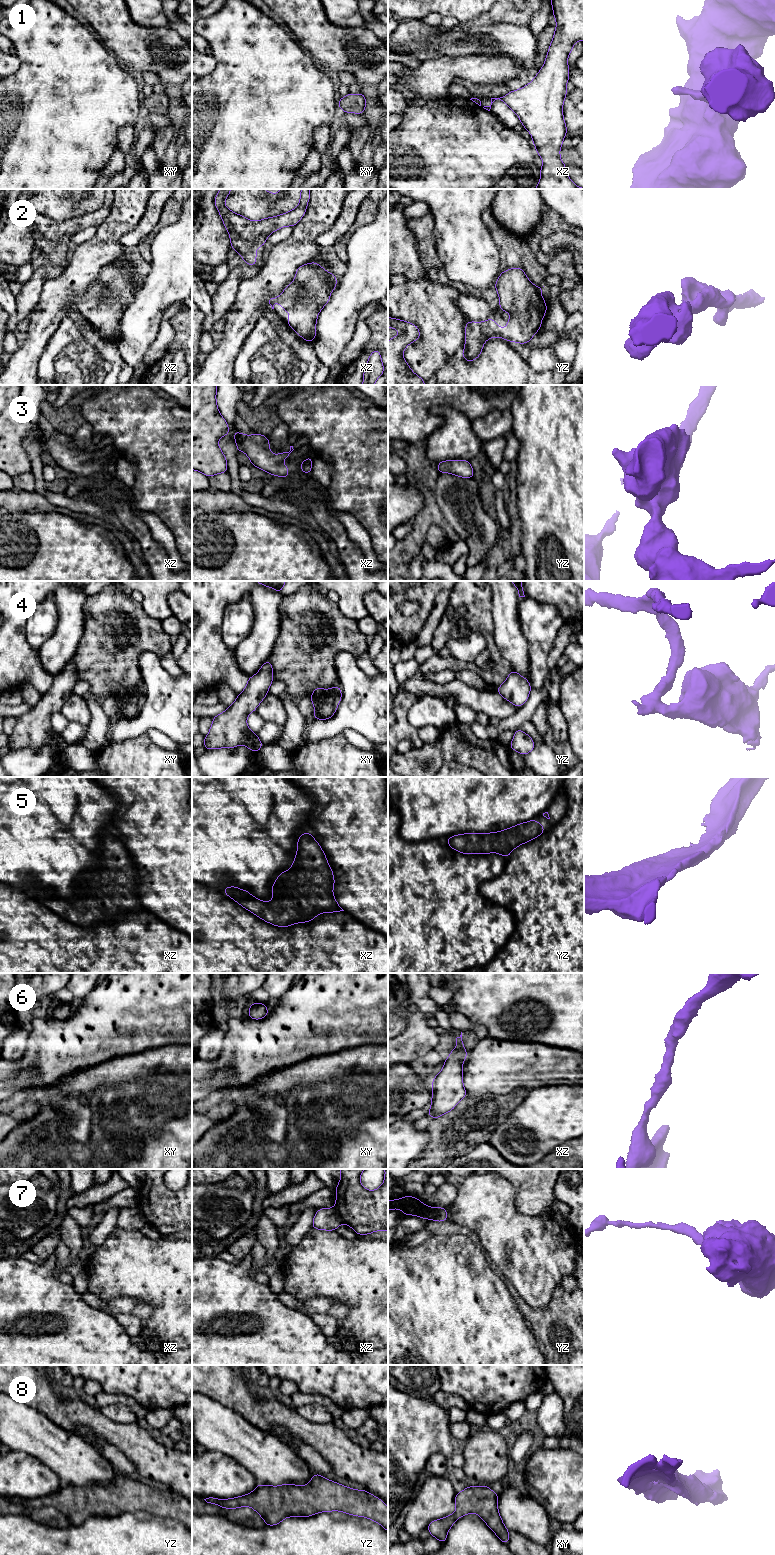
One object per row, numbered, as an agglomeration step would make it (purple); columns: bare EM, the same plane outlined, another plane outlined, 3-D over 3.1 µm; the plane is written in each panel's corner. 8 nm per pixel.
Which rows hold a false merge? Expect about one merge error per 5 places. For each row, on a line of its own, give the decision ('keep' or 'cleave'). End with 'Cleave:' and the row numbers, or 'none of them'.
1: keep
2: keep
3: keep
4: keep
5: keep
6: keep
7: cleave
8: keep
Cleave: 7

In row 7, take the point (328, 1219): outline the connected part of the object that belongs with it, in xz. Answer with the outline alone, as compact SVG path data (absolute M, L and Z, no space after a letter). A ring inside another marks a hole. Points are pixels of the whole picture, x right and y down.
M320 1208L314 1215L312 1228L333 1231L342 1224L335 1208Z

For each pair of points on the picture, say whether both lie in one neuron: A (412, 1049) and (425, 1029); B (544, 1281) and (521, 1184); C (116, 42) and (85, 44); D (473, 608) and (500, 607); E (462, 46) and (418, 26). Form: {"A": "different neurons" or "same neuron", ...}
{"A": "same neuron", "B": "different neurons", "C": "different neurons", "D": "different neurons", "E": "different neurons"}

